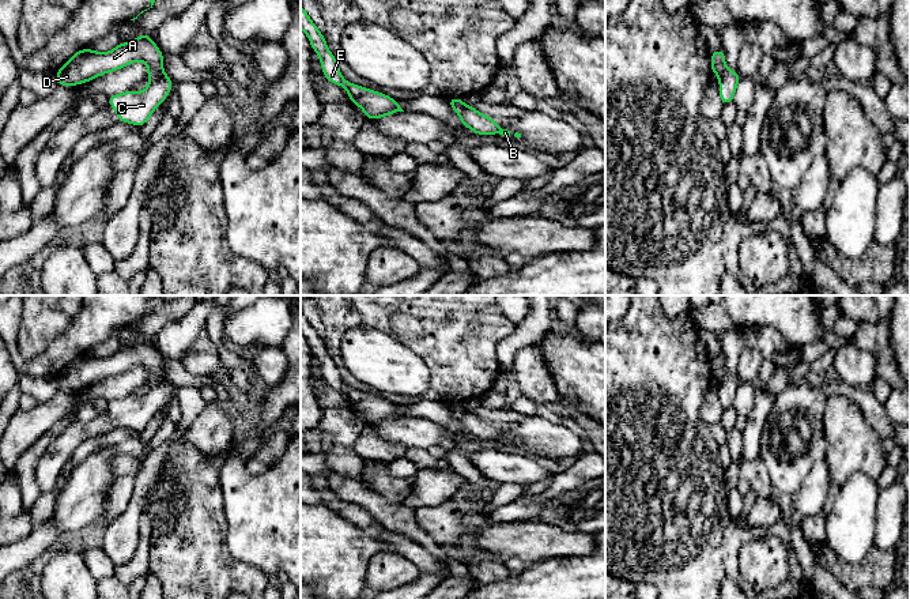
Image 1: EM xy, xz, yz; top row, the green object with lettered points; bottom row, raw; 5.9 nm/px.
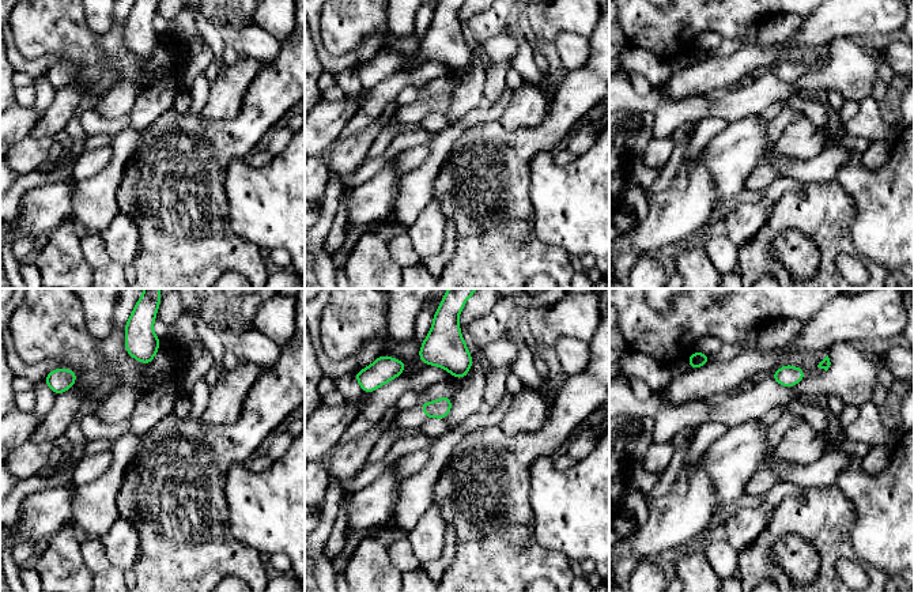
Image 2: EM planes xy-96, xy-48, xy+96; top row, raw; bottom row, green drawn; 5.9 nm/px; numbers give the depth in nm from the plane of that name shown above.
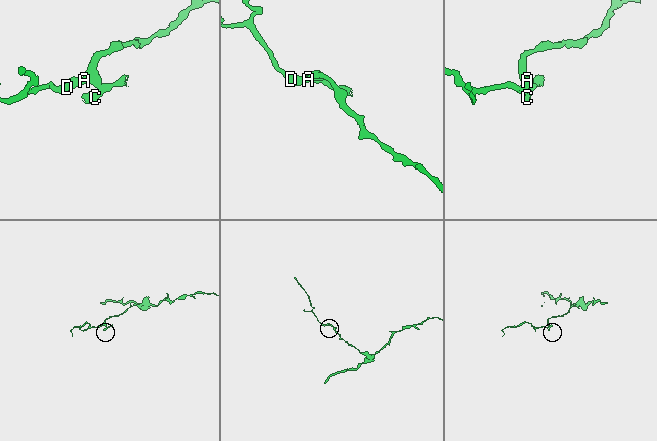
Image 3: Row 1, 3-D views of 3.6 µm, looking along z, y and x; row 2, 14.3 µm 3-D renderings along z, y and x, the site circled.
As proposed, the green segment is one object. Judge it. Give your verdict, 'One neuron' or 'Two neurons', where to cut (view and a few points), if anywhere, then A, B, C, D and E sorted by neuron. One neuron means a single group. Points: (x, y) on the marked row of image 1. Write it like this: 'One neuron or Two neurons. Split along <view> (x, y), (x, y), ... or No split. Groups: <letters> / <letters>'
Two neurons. Split along xy (161, 72), (150, 82). Groups: A D E / B C

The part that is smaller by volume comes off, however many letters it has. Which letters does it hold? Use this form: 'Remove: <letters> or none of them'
Remove: B, C

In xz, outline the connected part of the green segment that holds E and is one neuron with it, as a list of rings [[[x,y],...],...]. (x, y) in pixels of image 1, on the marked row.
[[[301,5],[301,29],[310,39],[311,49],[318,53],[324,76],[341,87],[350,94],[350,101],[362,108],[367,120],[381,118],[386,114],[404,112],[396,99],[370,88],[347,82],[339,69],[335,56],[329,52],[324,35]]]

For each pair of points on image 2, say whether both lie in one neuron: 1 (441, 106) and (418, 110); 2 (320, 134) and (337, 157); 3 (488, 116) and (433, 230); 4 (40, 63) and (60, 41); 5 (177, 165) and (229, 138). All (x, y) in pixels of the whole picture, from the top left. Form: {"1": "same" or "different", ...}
{"1": "same", "2": "different", "3": "different", "4": "different", "5": "same"}

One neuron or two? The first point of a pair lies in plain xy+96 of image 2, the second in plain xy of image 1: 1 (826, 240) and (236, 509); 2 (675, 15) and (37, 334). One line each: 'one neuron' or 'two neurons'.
1: two neurons
2: two neurons

